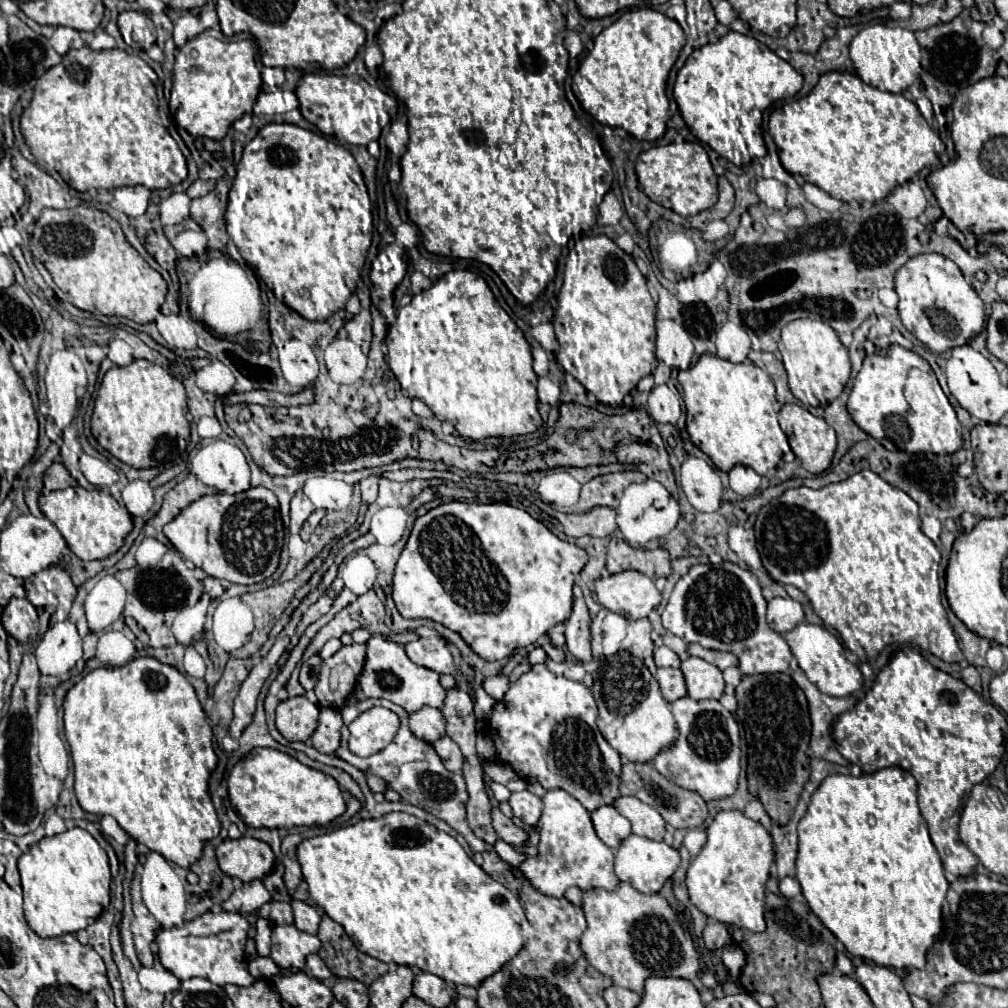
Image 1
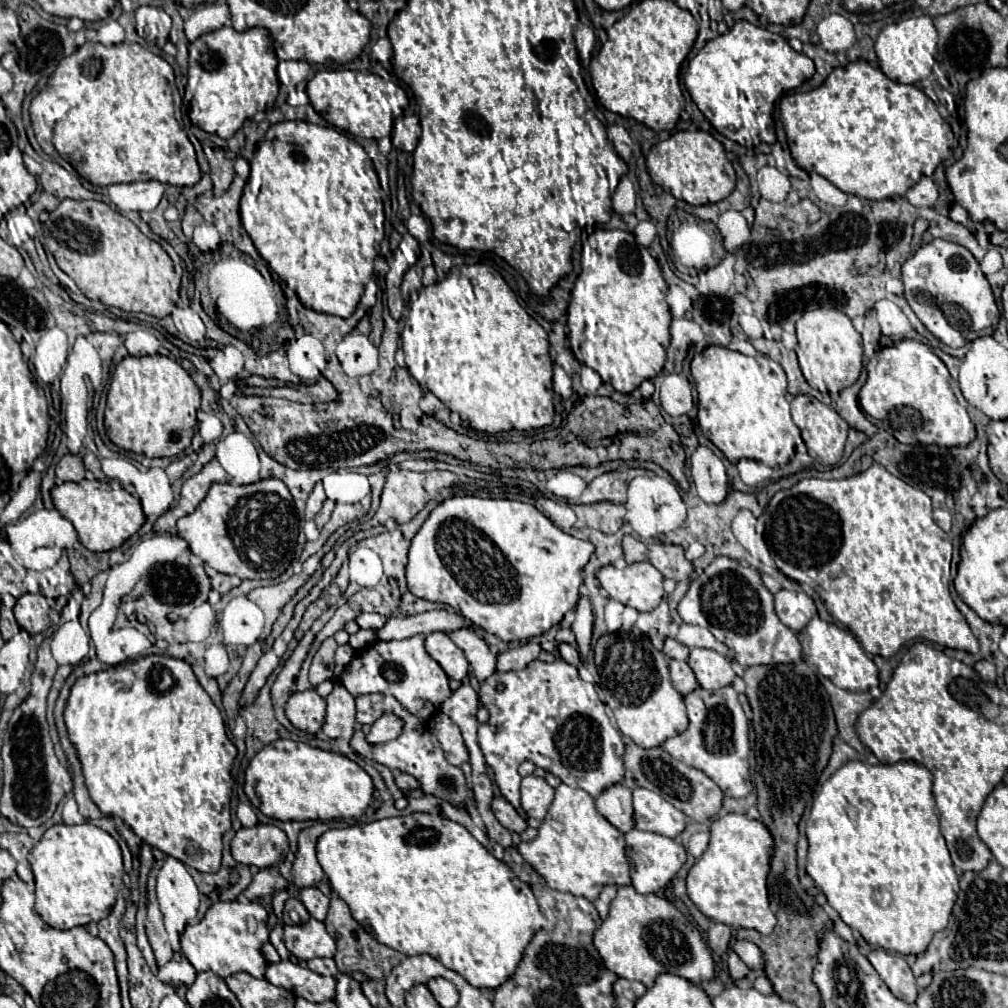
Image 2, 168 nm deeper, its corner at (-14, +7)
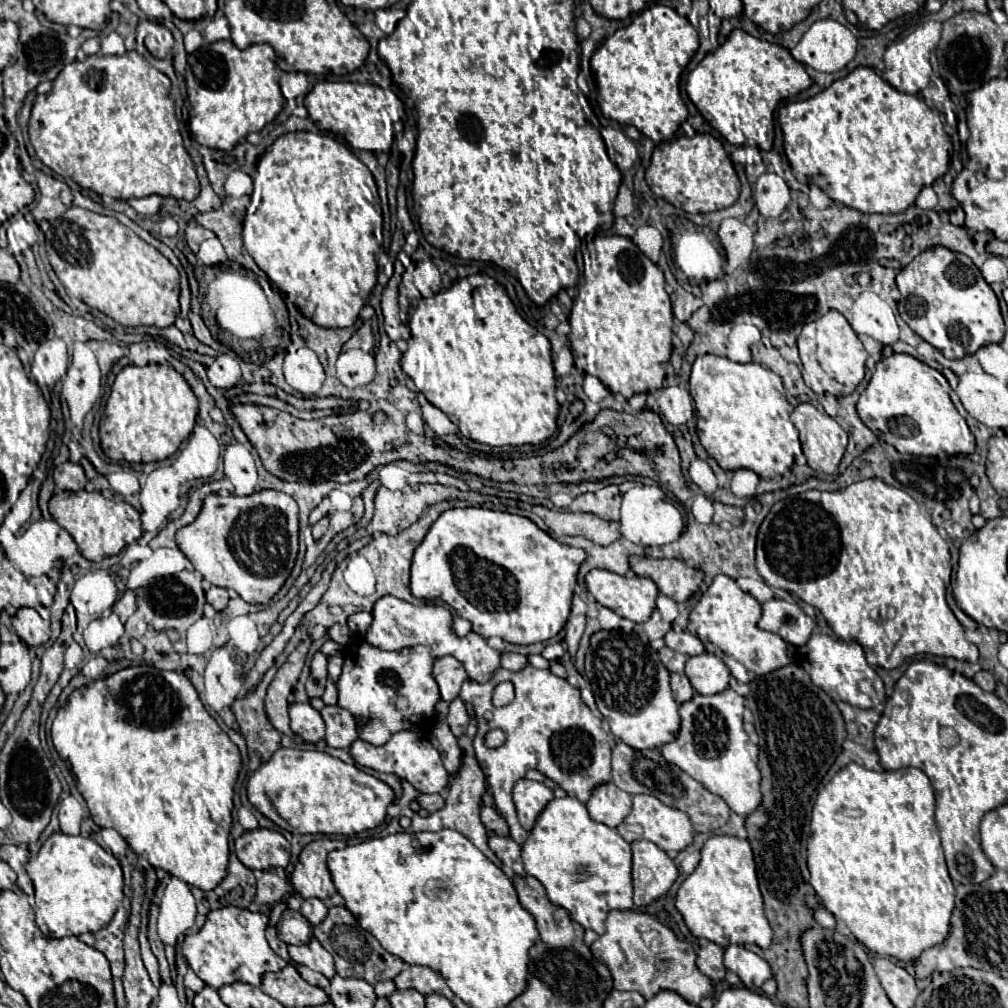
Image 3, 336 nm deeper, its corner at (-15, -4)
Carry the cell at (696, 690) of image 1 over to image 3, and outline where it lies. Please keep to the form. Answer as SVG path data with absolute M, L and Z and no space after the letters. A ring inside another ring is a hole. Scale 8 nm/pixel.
M705 652L701 656L691 656L687 660L687 678L699 694L709 696L727 690L729 676L731 672L719 658L715 658L715 654Z

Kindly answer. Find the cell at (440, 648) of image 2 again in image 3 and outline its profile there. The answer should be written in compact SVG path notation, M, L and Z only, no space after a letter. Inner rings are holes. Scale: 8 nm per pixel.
M453 656L437 658L435 664L433 664L433 676L439 684L441 698L447 700L447 702L451 702L459 696L461 686L467 680L467 672L465 672L463 664Z

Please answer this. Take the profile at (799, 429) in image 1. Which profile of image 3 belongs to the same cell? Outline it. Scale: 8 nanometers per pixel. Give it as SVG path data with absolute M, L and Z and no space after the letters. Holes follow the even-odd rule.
M799 404L791 412L791 422L799 432L807 464L817 472L837 474L847 448L847 434L843 428L813 404Z

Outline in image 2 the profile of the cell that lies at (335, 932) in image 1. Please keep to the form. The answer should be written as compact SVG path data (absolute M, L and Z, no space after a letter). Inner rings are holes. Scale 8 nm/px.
M338 895L330 897L330 909L328 909L328 915L324 919L324 925L326 925L326 931L336 941L338 953L334 955L334 961L336 961L336 967L340 973L362 971L370 979L386 979L390 975L390 971L402 961L402 953L378 943L358 921L352 919L348 905Z

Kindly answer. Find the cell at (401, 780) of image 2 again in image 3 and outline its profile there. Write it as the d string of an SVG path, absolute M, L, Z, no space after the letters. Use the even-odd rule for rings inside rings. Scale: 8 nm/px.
M419 794L417 802L419 802L419 806L425 808L427 812L435 812L435 810L439 810L439 808L443 806L445 800L443 800L441 794Z

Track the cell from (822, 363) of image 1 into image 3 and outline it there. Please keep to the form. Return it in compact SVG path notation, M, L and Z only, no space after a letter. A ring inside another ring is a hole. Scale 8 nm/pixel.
M831 310L823 318L805 324L797 338L797 347L802 363L803 380L819 396L847 396L857 388L857 384L865 376L867 350L863 348L849 322L837 310Z

